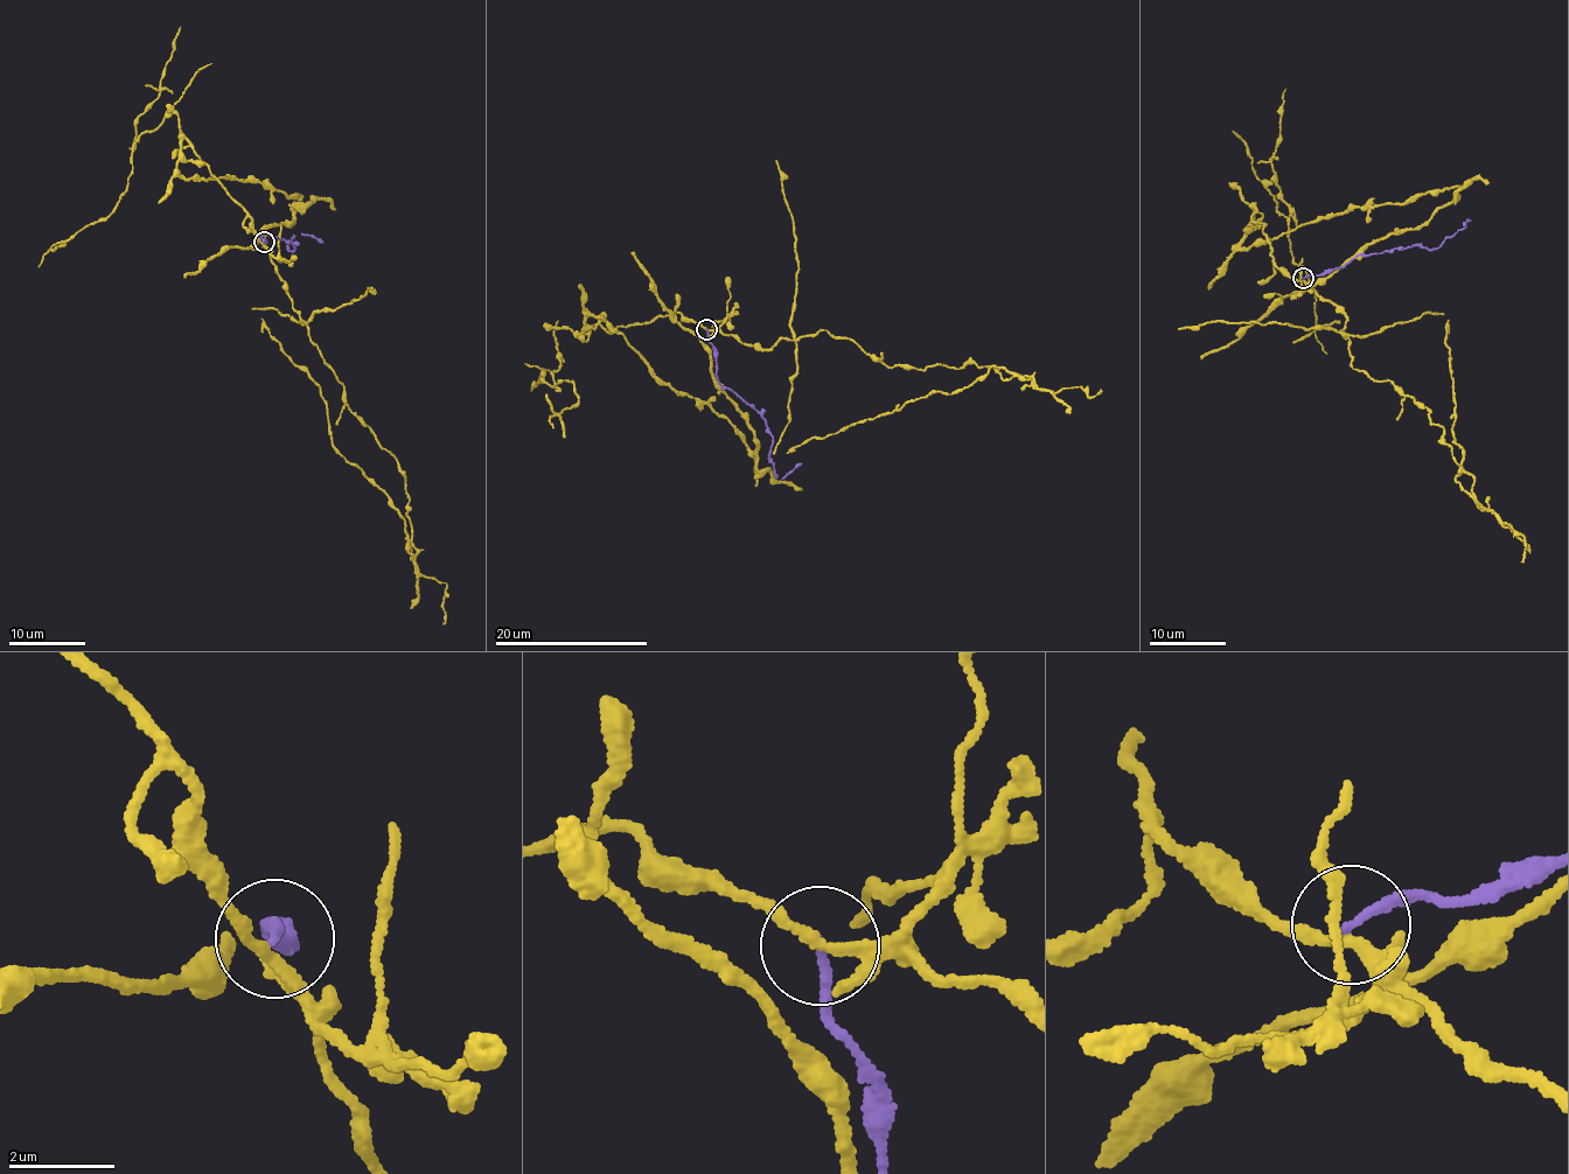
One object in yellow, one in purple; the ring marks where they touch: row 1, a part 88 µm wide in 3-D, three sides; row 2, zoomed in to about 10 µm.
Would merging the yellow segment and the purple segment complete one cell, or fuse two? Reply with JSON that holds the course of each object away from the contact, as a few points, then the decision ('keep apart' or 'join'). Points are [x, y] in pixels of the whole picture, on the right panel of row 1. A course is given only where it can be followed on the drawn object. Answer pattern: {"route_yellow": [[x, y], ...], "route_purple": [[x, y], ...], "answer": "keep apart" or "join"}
{"route_yellow": [[1303, 279], [1274, 265], [1254, 208], [1246, 249], [1366, 204], [1454, 193], [1416, 228], [1359, 251], [1201, 360]], "route_purple": [[1303, 279], [1341, 268], [1359, 254], [1414, 245], [1434, 250], [1464, 225]], "answer": "keep apart"}

